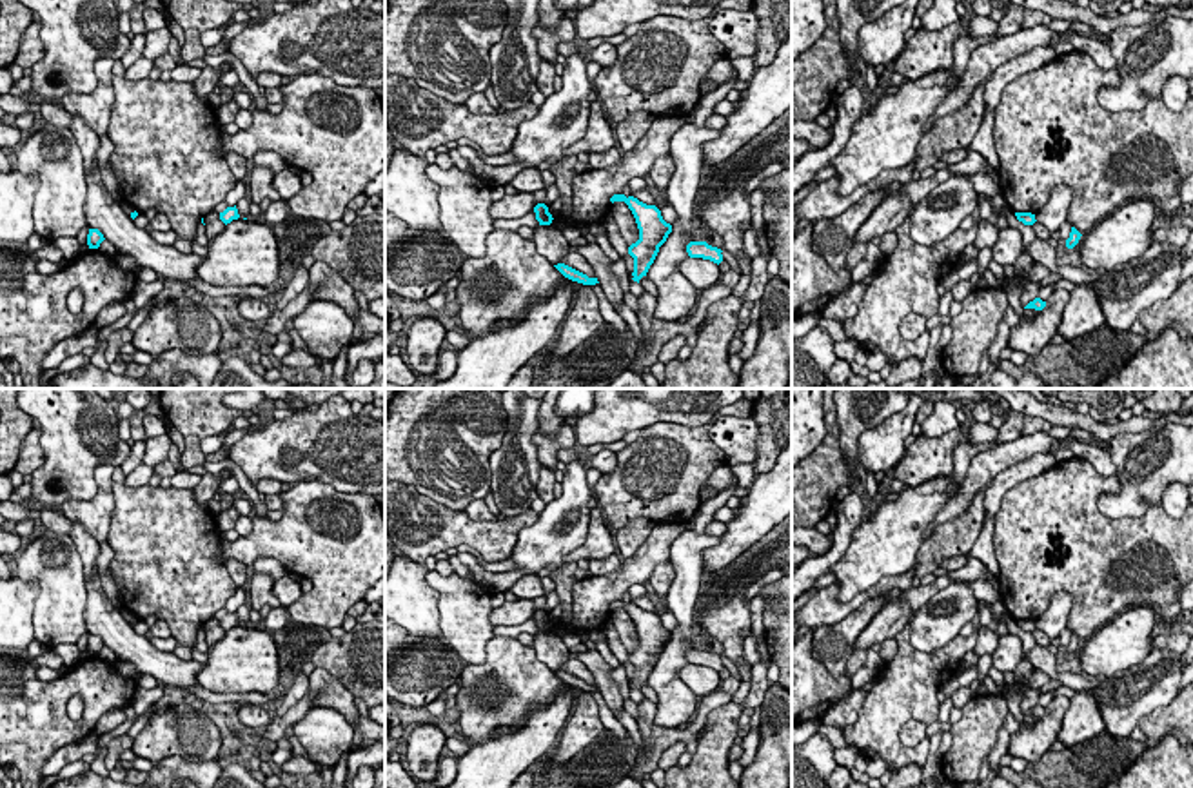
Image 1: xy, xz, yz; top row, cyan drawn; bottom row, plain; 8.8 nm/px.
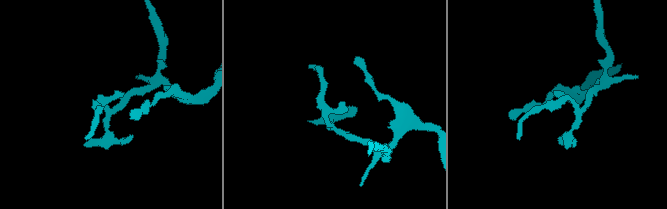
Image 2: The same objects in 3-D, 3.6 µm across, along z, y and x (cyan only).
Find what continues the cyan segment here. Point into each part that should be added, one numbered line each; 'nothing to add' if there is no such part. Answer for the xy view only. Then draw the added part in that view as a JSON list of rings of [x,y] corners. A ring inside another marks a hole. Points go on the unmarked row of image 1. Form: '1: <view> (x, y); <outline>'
nothing to add

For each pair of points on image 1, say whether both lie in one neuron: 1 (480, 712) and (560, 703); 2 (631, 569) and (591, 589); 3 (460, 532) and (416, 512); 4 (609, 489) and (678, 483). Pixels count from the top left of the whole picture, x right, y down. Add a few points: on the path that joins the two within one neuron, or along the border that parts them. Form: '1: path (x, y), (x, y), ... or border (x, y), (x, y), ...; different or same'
1: border (571, 687), (536, 709), (514, 730); different
2: path (621, 578), (612, 587), (600, 589); same
3: path (449, 529), (433, 529), (427, 523); same
4: path (625, 489), (661, 483); same

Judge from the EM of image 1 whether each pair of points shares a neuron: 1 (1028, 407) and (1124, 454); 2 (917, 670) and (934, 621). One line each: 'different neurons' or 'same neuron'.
1: different neurons
2: different neurons

